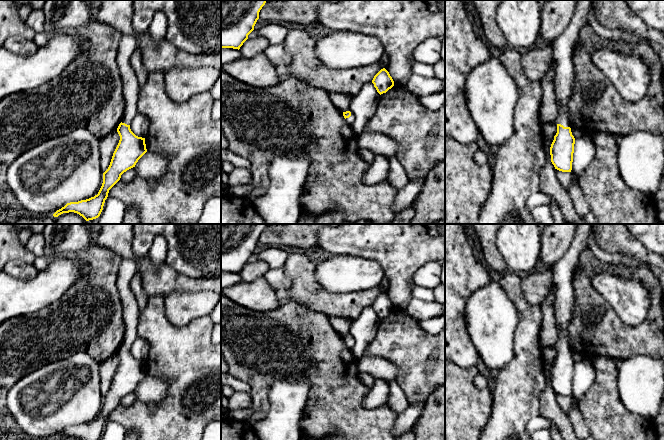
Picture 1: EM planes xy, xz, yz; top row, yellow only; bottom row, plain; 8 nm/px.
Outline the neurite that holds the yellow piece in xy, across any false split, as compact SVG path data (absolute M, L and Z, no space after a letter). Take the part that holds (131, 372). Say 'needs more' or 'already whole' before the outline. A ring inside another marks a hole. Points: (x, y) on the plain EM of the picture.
needs more; M122 258L118 271L117 287L123 306L125 338L117 352L119 367L113 377L108 393L103 397L103 407L97 419L86 424L67 427L53 440L74 436L80 440L100 440L109 414L120 404L121 399L135 391L138 384L147 376L145 362L136 360L130 353L132 343L137 338L137 322L140 309L130 283L137 272L136 262Z

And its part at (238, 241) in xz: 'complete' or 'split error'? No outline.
complete

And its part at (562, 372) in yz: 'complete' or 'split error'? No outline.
split error

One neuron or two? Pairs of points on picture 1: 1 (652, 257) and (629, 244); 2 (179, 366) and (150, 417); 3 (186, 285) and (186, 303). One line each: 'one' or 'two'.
1: one
2: one
3: two

